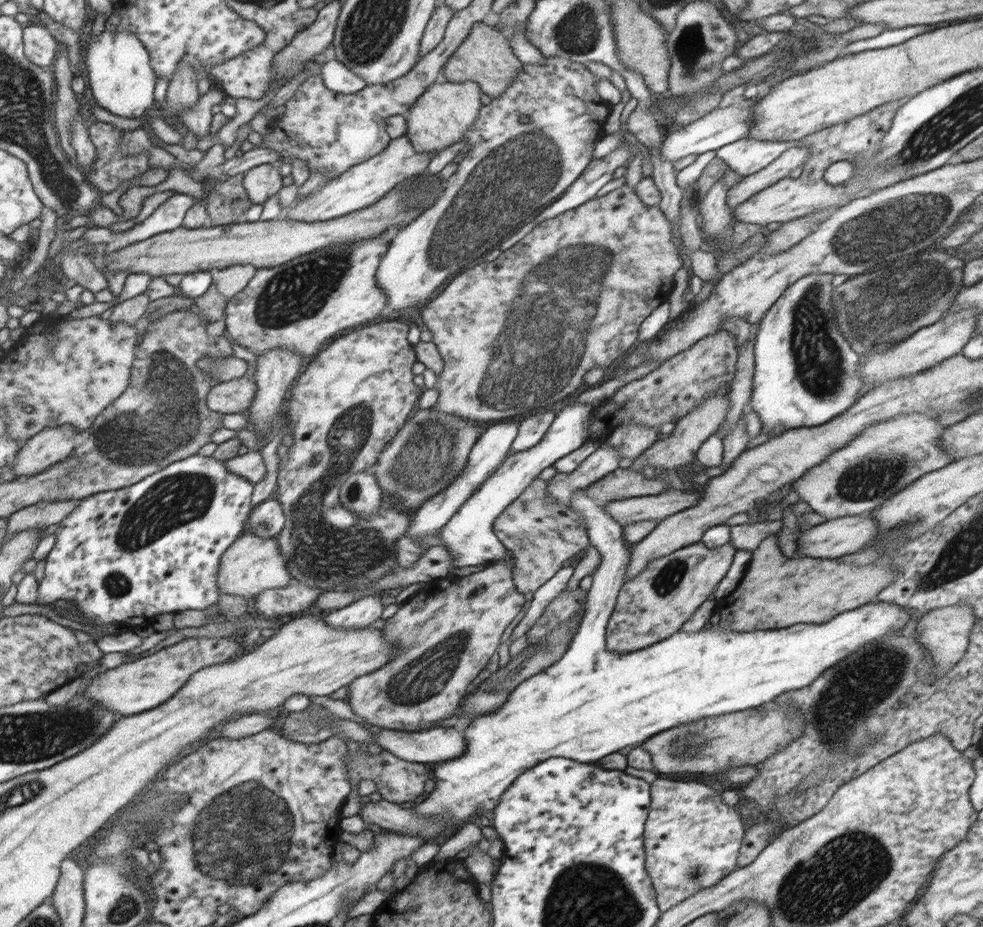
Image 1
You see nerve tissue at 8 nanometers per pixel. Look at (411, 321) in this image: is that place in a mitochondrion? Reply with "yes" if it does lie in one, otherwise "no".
no

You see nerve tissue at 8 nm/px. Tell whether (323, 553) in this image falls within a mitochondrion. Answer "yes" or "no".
yes

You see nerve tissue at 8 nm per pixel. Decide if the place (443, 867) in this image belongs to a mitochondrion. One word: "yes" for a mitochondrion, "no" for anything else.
no

